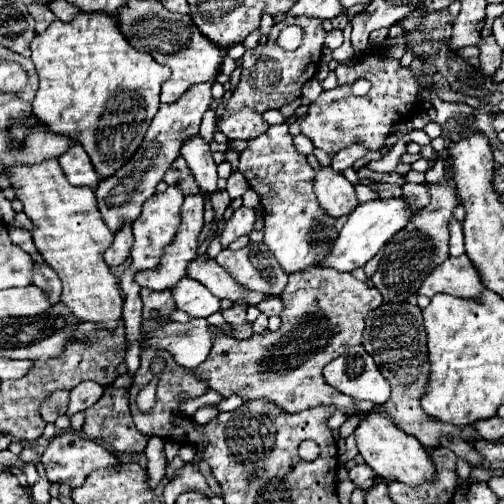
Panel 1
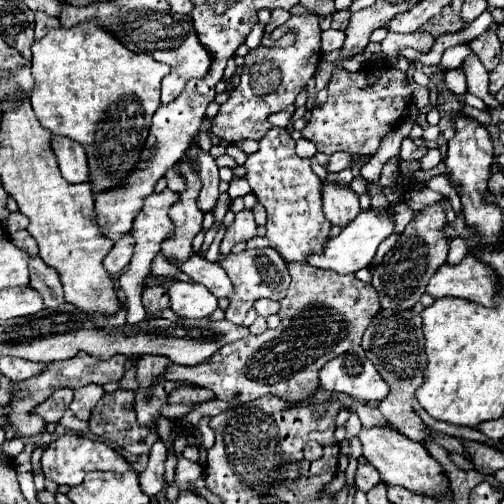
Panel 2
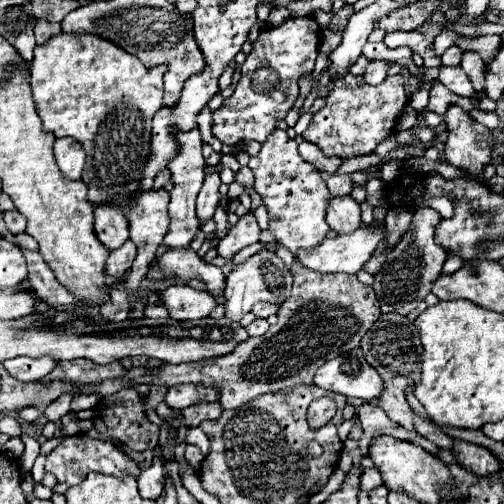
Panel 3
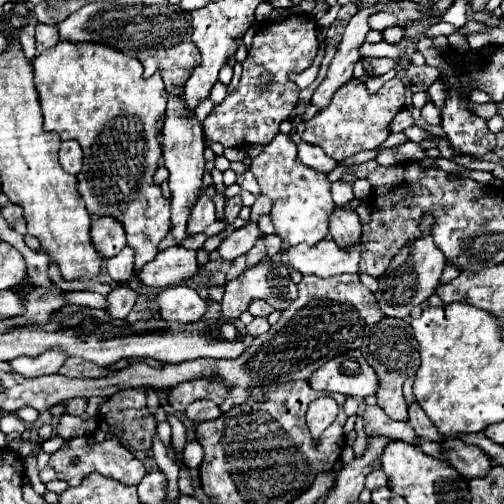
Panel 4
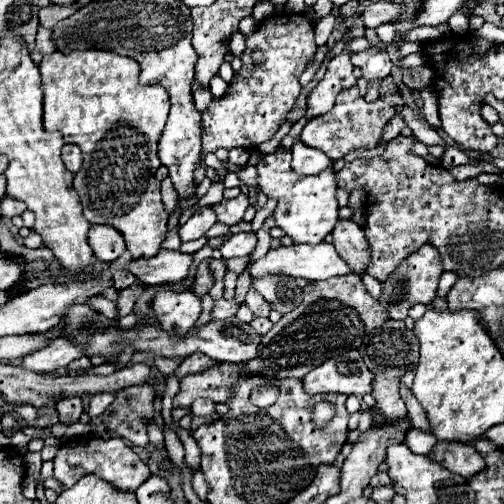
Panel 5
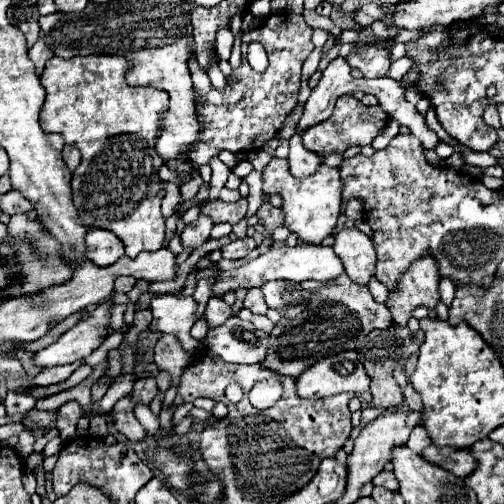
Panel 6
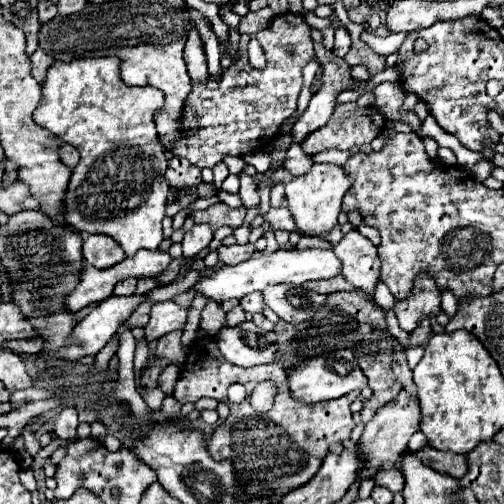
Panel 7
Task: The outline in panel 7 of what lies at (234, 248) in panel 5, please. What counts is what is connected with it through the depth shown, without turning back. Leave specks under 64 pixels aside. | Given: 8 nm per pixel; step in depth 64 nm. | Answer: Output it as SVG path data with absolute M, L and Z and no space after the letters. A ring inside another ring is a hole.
M232 244L232 246L220 246L218 248L219 259L226 265L240 264L250 259L252 252L254 252L254 244Z

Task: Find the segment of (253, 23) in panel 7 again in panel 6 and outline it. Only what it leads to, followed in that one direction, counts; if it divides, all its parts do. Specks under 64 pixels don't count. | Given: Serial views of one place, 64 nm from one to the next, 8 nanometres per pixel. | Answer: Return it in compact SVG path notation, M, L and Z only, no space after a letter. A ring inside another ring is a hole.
M240 32L235 37L235 40L234 40L231 57L228 60L232 68L237 68L240 65L242 60L242 52L241 52L242 35L243 35L243 32Z

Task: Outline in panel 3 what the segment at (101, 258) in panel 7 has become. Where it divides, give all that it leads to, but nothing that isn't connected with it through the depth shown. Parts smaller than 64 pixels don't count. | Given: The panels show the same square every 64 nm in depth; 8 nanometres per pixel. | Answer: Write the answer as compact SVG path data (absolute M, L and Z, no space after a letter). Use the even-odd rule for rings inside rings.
M98 204L94 208L94 228L102 244L108 244L110 250L120 248L128 240L128 208L114 204Z

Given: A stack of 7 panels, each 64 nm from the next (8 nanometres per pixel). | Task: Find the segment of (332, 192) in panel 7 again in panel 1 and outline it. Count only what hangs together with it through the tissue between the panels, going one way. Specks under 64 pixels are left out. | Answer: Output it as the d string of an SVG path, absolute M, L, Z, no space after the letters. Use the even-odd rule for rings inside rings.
M288 124L270 126L262 136L248 140L246 150L240 152L238 170L260 194L264 208L264 244L276 256L284 272L296 274L310 266L322 266L338 236L336 218L328 216L318 204L312 190L314 170L306 156L299 154L292 144ZM282 152L288 152L288 160Z

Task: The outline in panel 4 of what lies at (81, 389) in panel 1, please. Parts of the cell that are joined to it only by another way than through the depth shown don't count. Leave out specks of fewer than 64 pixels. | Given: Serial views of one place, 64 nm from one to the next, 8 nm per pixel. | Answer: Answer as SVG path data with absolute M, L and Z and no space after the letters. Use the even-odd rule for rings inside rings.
M72 398L66 402L66 412L72 416L80 416L82 412L86 412L86 408L88 408L88 400L84 398Z

